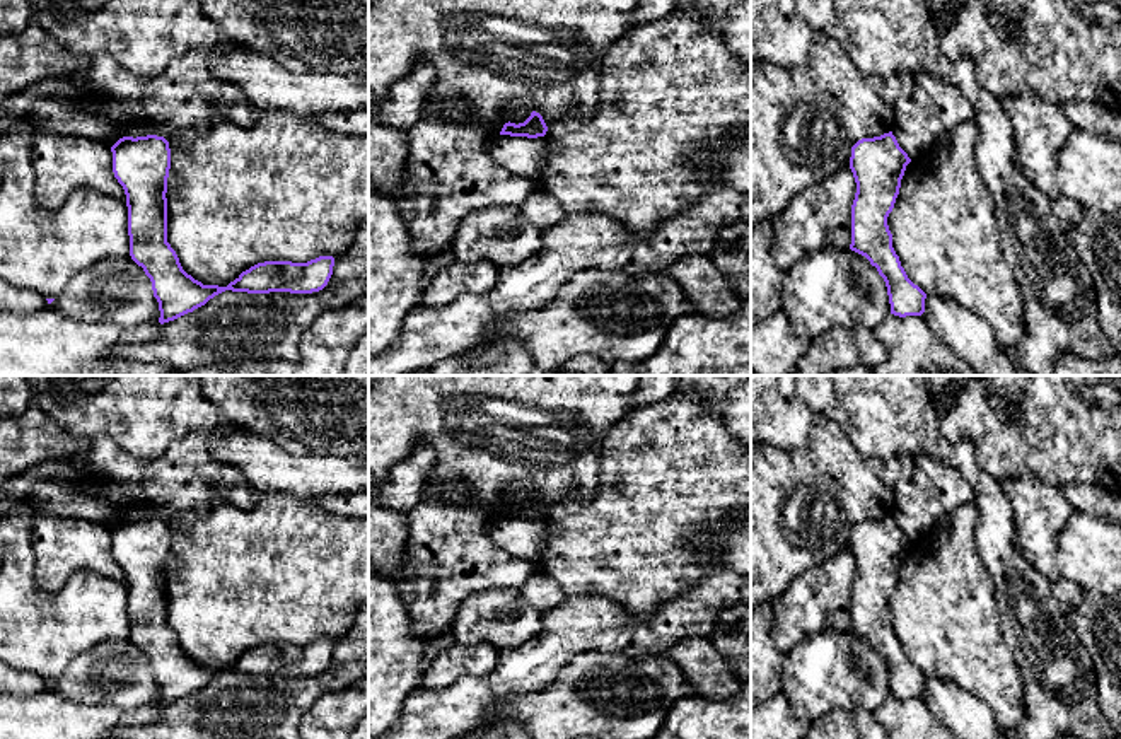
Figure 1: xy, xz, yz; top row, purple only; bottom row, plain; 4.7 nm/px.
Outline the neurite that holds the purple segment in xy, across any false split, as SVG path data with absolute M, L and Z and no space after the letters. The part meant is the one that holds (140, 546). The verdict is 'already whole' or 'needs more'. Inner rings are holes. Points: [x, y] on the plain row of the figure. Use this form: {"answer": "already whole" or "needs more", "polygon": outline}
{"answer": "already whole", "polygon": "M157 517L123 519L111 534L114 560L126 577L130 638L152 664L160 707L193 695L225 672L312 676L328 667L334 649L333 638L319 638L307 645L258 645L227 669L195 662L183 652L167 625L169 524Z"}

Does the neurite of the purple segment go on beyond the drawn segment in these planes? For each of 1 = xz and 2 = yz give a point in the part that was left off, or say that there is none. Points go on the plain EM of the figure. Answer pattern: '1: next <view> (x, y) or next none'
1: next none
2: next none

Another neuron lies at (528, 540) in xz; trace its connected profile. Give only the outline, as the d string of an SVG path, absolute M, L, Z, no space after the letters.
M491 517L486 531L491 541L507 553L534 565L534 572L544 572L543 562L548 546L544 519Z

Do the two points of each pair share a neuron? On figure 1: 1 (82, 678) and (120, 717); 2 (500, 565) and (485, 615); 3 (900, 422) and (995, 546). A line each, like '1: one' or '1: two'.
1: two
2: two
3: one

